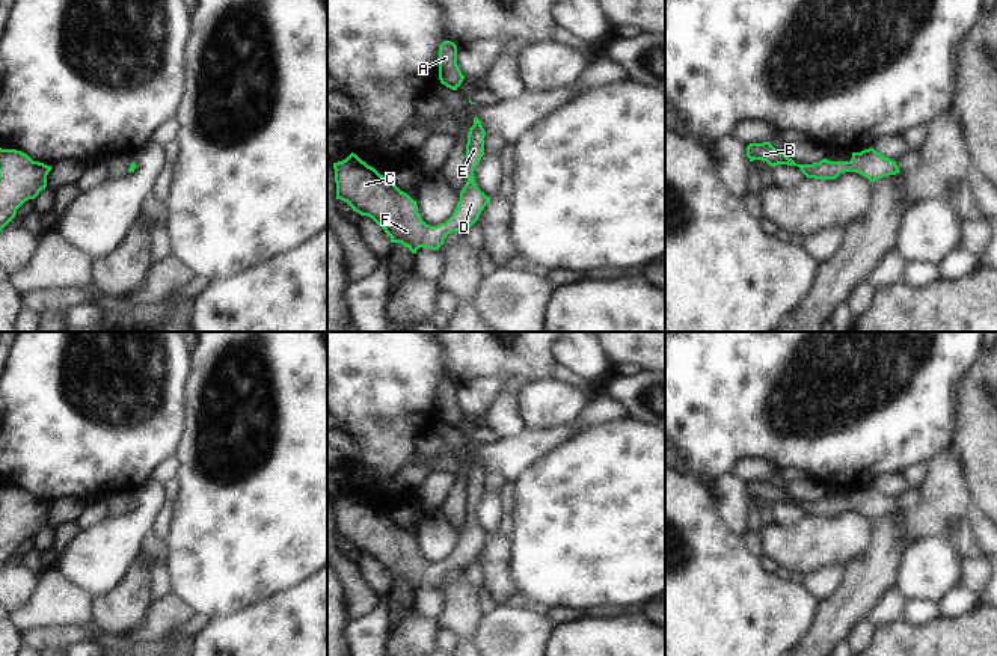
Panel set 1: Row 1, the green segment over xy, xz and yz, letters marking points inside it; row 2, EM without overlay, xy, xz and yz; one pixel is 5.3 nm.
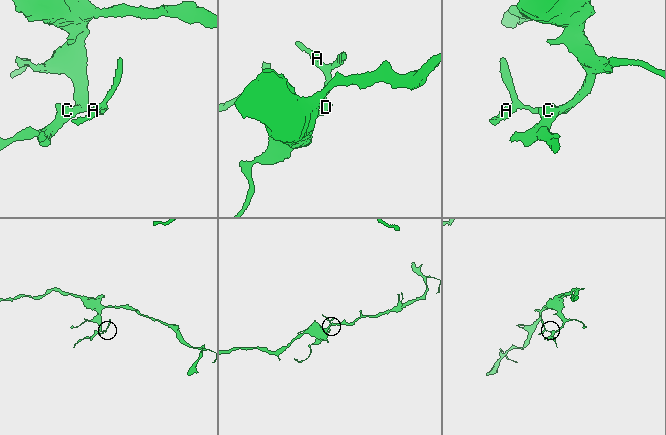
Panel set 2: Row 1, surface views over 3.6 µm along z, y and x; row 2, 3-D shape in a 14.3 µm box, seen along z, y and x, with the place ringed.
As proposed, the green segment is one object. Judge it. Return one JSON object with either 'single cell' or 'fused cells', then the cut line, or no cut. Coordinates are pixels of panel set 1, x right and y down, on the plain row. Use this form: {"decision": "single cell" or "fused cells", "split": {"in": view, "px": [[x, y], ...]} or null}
{"decision": "single cell", "split": null}

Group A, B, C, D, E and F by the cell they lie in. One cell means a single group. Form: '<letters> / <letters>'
A B C D E F

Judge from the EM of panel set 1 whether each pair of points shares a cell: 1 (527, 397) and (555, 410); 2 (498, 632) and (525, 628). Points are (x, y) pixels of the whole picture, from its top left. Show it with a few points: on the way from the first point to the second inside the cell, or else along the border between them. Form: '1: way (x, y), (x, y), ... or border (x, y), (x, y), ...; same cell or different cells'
1: way (534, 400), (548, 403); same cell
2: way (504, 632), (519, 632); same cell

